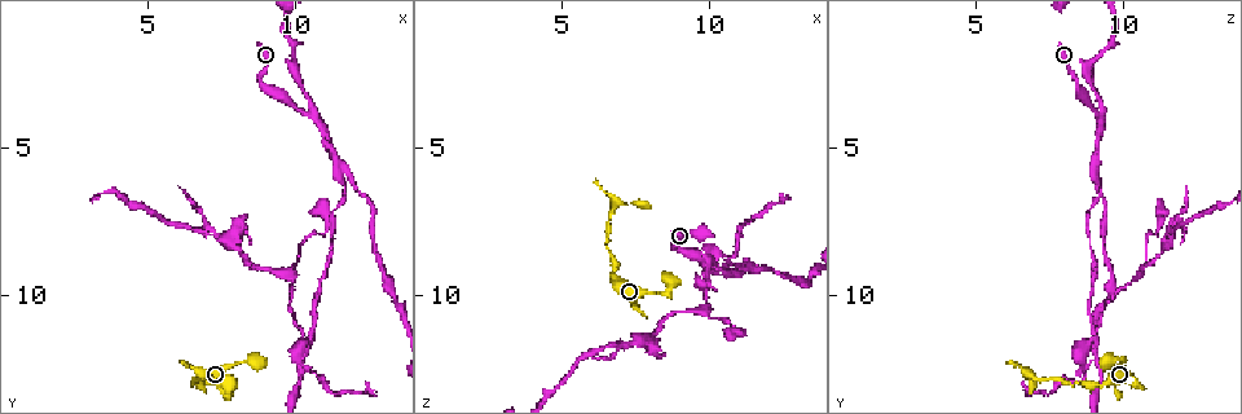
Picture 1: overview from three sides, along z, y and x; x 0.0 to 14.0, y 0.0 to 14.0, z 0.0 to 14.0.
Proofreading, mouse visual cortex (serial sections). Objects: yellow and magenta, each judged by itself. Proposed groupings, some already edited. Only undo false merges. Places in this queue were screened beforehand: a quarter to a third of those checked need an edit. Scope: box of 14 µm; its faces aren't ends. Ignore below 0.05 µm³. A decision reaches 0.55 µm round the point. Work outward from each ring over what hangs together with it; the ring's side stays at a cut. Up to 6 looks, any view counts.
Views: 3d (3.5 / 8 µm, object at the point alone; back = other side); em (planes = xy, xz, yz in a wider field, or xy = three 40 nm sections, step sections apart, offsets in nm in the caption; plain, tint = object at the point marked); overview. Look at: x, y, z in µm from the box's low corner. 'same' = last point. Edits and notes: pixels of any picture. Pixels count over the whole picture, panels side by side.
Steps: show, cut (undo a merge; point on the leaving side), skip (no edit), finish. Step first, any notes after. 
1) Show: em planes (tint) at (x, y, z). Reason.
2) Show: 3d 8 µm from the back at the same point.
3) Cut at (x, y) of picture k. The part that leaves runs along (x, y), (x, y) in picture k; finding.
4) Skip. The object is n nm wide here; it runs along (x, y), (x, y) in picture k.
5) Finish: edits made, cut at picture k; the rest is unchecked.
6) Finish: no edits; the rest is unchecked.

Show: 3d 3.5 µm at (8.2, 12.3, 9.8). Narrows sharply.

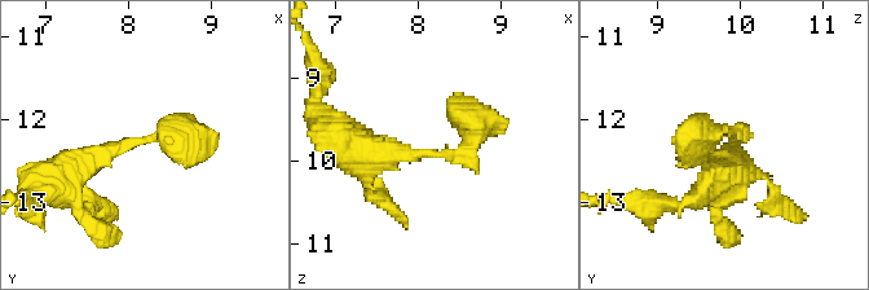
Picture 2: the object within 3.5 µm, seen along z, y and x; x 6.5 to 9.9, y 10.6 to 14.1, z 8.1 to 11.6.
Show: em xy step 2 (tint) at (8.35, 12.20, 9.90).

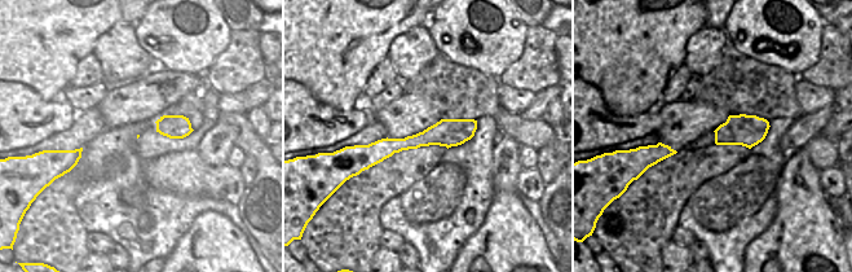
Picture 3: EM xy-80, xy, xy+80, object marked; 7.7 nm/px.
Skip. The arms are 300, 350 nm wide; it runs along (357, 149), (464, 156), (472, 106) in picture 2; one cell here.

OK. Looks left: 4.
Show: 3d 3.5 µm at (10.2, 3.8, 9.2). A fork.

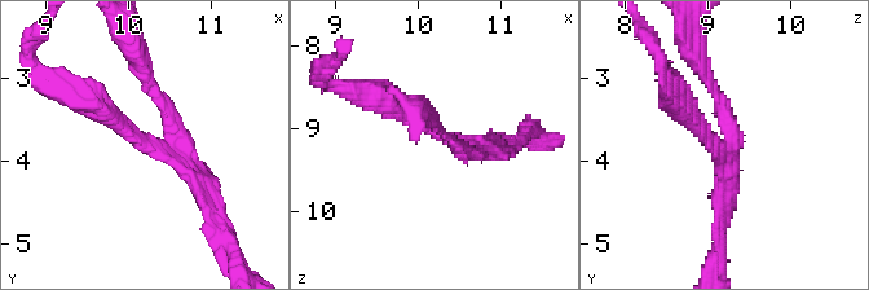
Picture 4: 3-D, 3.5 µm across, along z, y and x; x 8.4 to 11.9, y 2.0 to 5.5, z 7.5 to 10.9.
Cut at (157, 93) of picture 4. 3 arms meet here; the part that leaves runs along (477, 149), (510, 149), (529, 130) in picture 4; two cells meet here.

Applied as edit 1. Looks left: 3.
Finish: edits made, cut at picture 4; the rest is unchecked.

